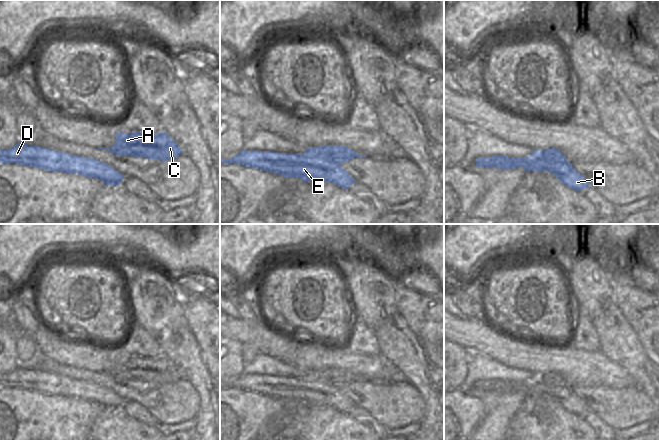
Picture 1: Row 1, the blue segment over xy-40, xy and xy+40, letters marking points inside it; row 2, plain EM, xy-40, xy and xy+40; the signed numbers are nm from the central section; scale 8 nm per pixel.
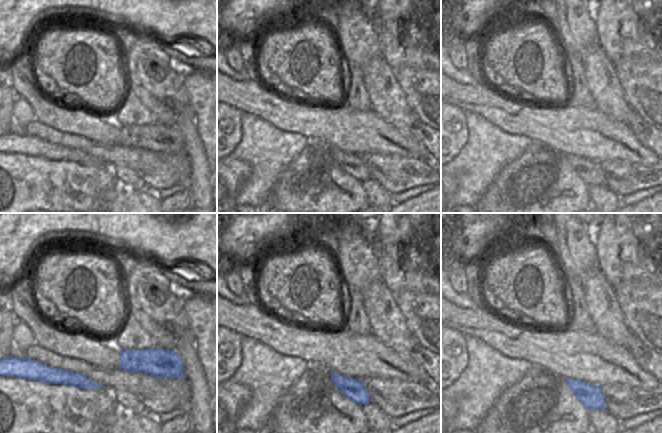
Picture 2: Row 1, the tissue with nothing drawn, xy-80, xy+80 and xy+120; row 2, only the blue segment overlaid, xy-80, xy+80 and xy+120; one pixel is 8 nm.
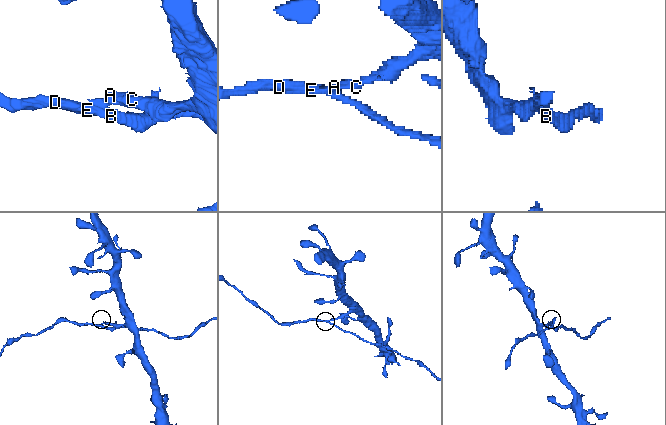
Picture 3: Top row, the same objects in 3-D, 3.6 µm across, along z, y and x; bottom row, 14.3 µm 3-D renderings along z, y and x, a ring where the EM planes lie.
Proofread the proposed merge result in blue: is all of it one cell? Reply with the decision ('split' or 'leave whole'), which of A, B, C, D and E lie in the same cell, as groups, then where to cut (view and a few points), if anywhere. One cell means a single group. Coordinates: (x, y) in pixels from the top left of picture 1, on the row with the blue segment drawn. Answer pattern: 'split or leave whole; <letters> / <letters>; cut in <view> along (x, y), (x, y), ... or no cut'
split; A C / B D E; cut in xy+40 along (517, 157), (523, 158), (527, 162), (569, 162)

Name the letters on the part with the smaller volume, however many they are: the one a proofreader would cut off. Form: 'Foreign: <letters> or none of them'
Foreign: B, D, E

